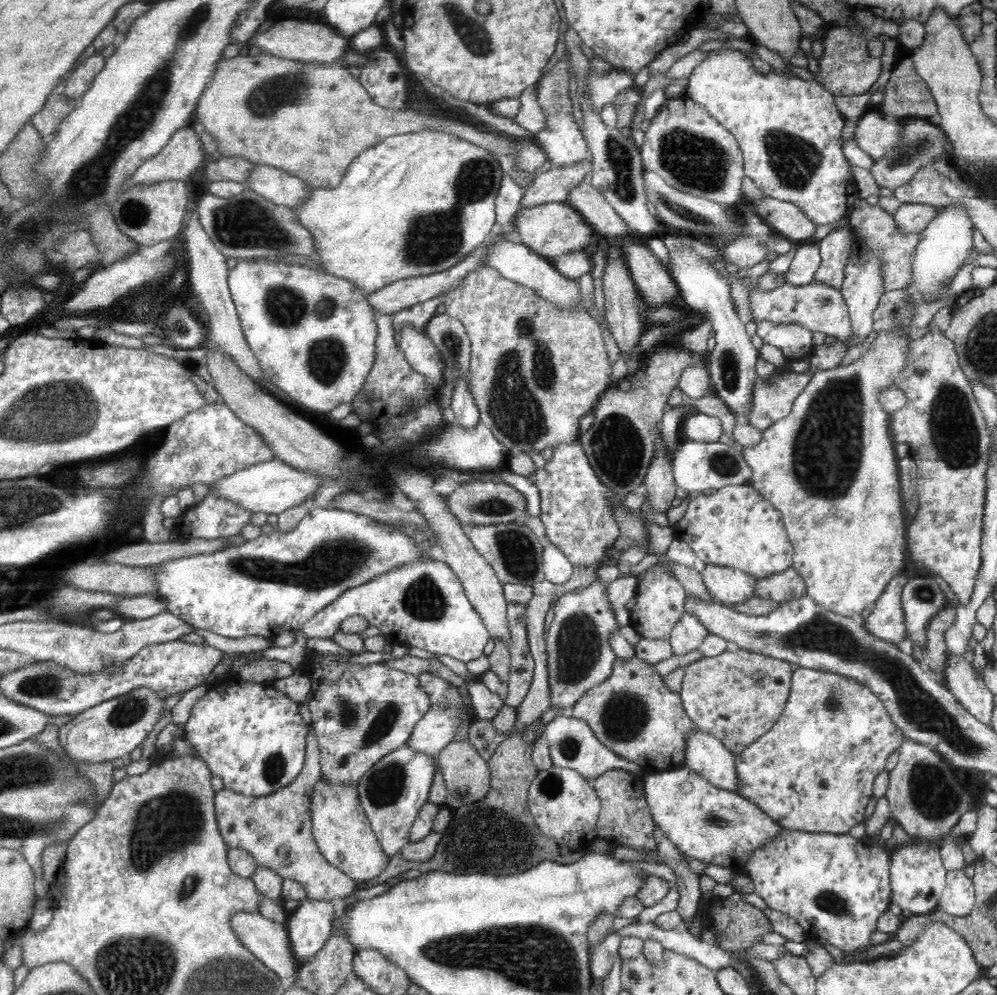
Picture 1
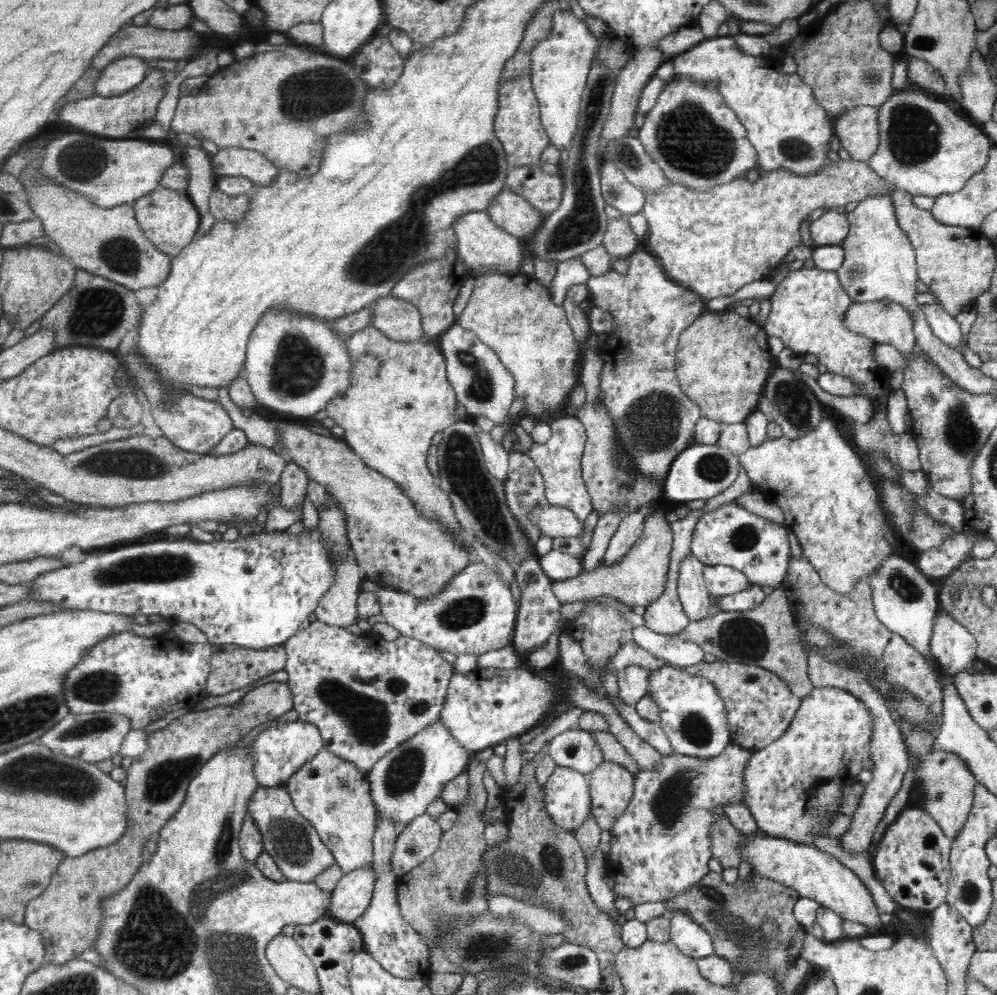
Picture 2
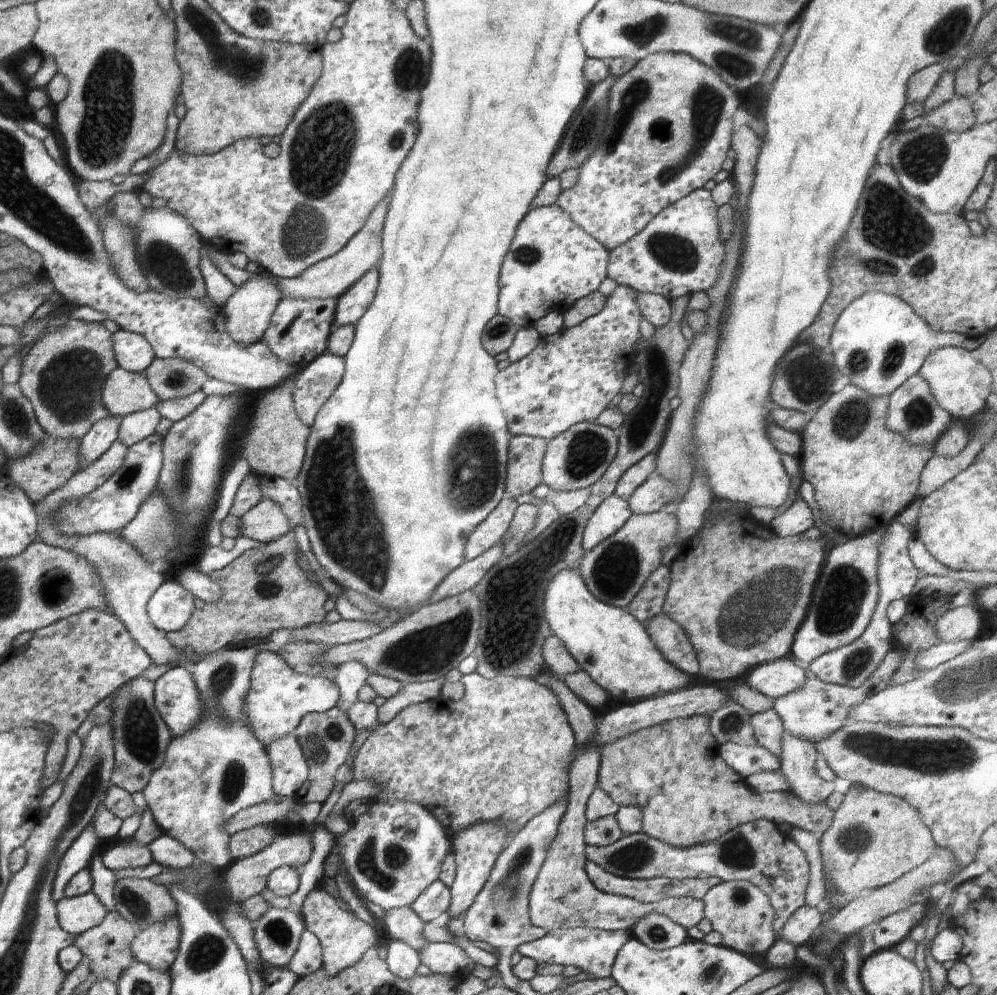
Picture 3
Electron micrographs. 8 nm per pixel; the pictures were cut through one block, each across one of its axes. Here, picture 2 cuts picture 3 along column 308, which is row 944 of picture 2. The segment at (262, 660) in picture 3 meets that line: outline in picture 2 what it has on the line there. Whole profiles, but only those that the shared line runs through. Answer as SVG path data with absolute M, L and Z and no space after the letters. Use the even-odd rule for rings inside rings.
M676 909L669 914L670 940L682 954L699 959L713 954L713 939L690 916Z

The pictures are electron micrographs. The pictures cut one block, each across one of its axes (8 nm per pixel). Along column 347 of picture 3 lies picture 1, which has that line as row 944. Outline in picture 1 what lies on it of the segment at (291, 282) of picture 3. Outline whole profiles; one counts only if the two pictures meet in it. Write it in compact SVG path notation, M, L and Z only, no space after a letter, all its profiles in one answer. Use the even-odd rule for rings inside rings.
M255 911L234 914L232 920L230 920L230 925L232 925L234 933L238 935L238 939L242 941L242 945L252 951L260 962L268 966L279 977L294 977L300 971L302 965L292 955L290 937L288 937L288 929L286 929L284 923L277 923L272 919L267 919L260 914L260 911Z

